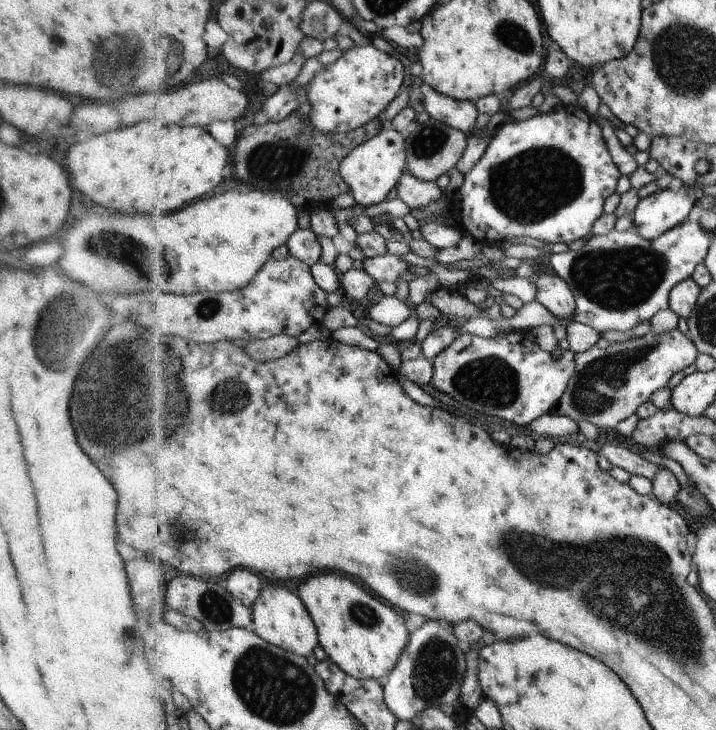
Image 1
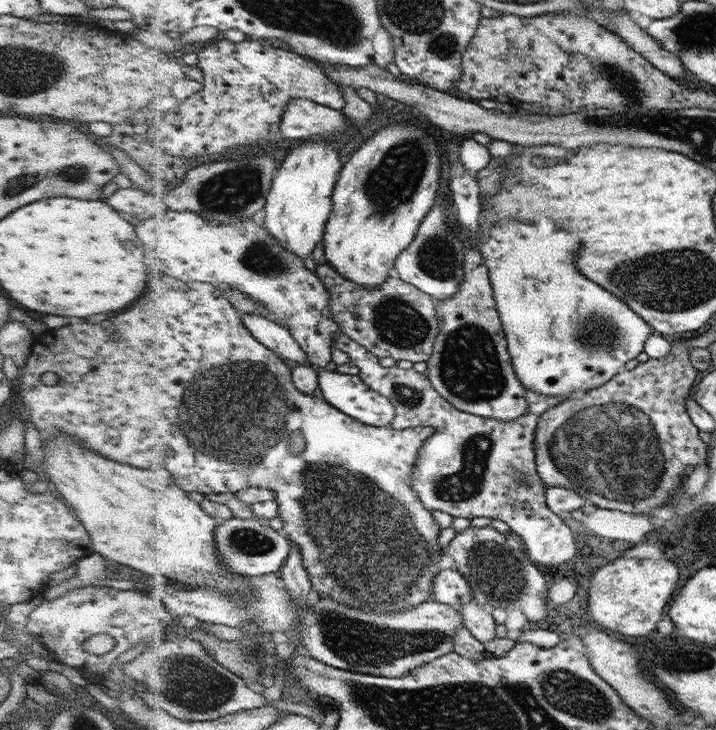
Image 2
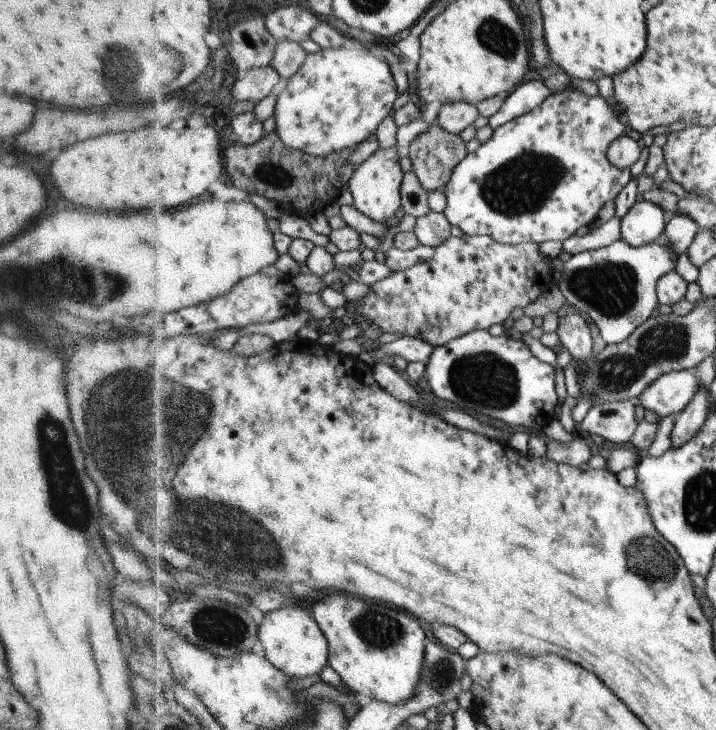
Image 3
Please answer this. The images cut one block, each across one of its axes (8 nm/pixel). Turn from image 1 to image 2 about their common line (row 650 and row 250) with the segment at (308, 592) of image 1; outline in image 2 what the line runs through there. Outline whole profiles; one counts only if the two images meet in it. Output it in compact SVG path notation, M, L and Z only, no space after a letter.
M394 124L380 129L345 164L335 188L335 210L325 234L326 258L347 279L369 289L379 287L395 274L400 253L415 238L416 230L430 213L440 188L442 152L438 140L424 124Z

